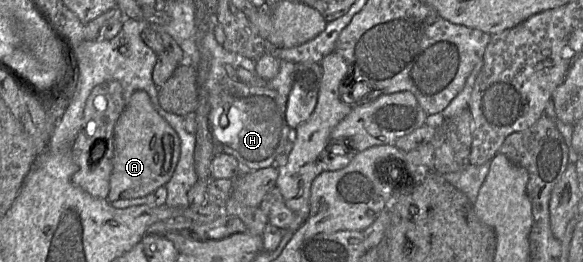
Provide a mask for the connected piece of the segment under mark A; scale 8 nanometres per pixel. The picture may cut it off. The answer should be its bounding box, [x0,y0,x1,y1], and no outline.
[107,90,180,200]

